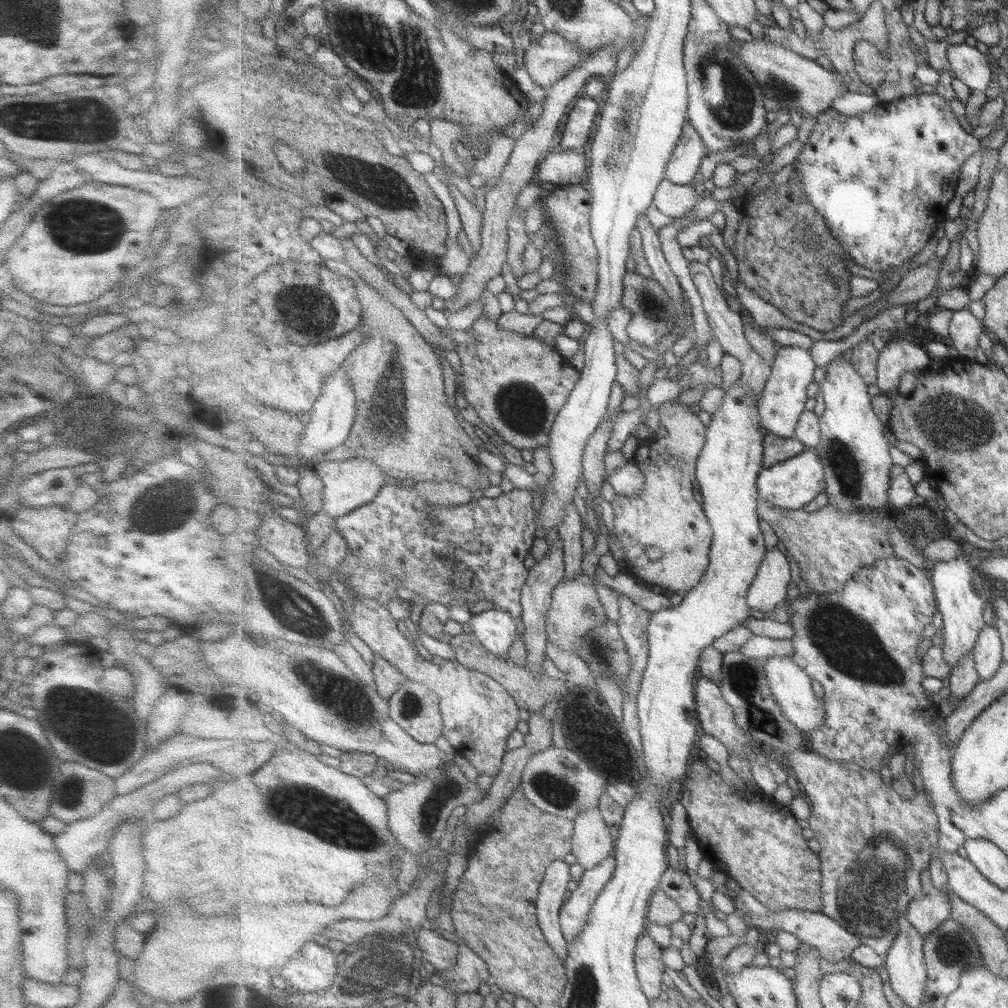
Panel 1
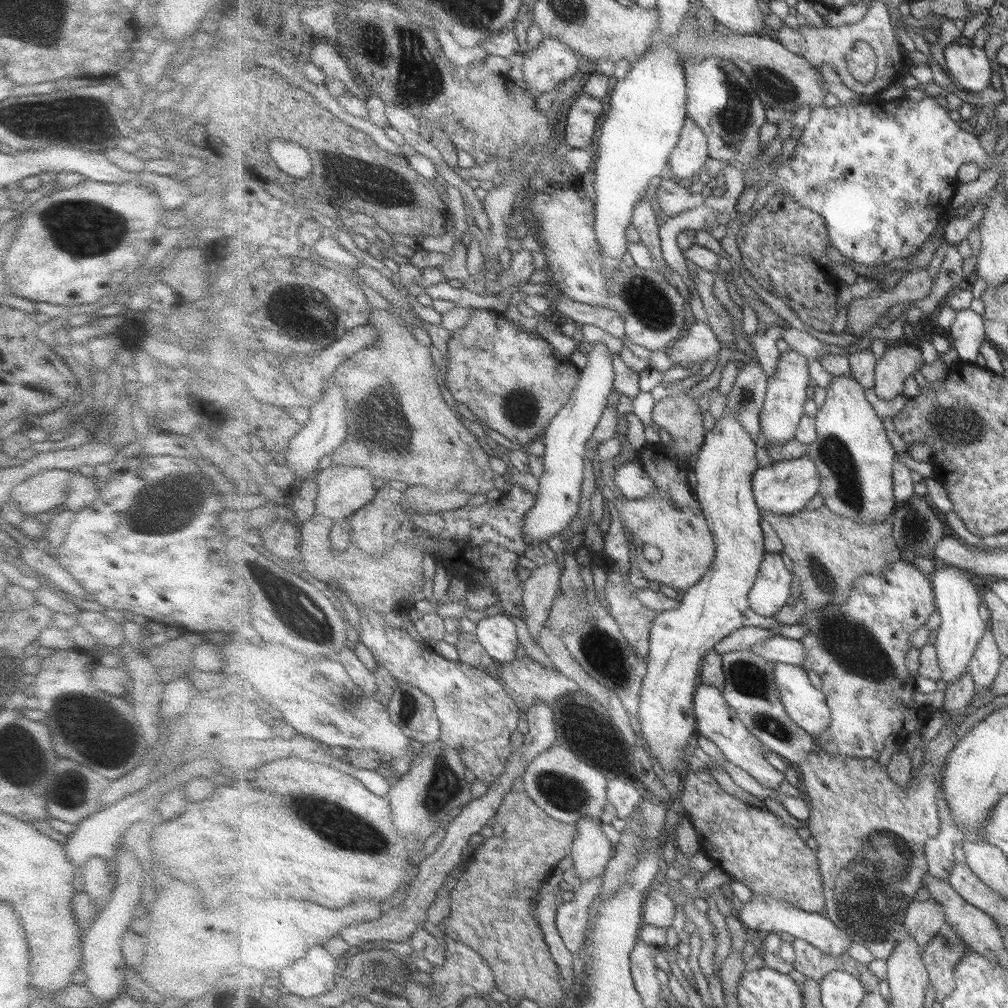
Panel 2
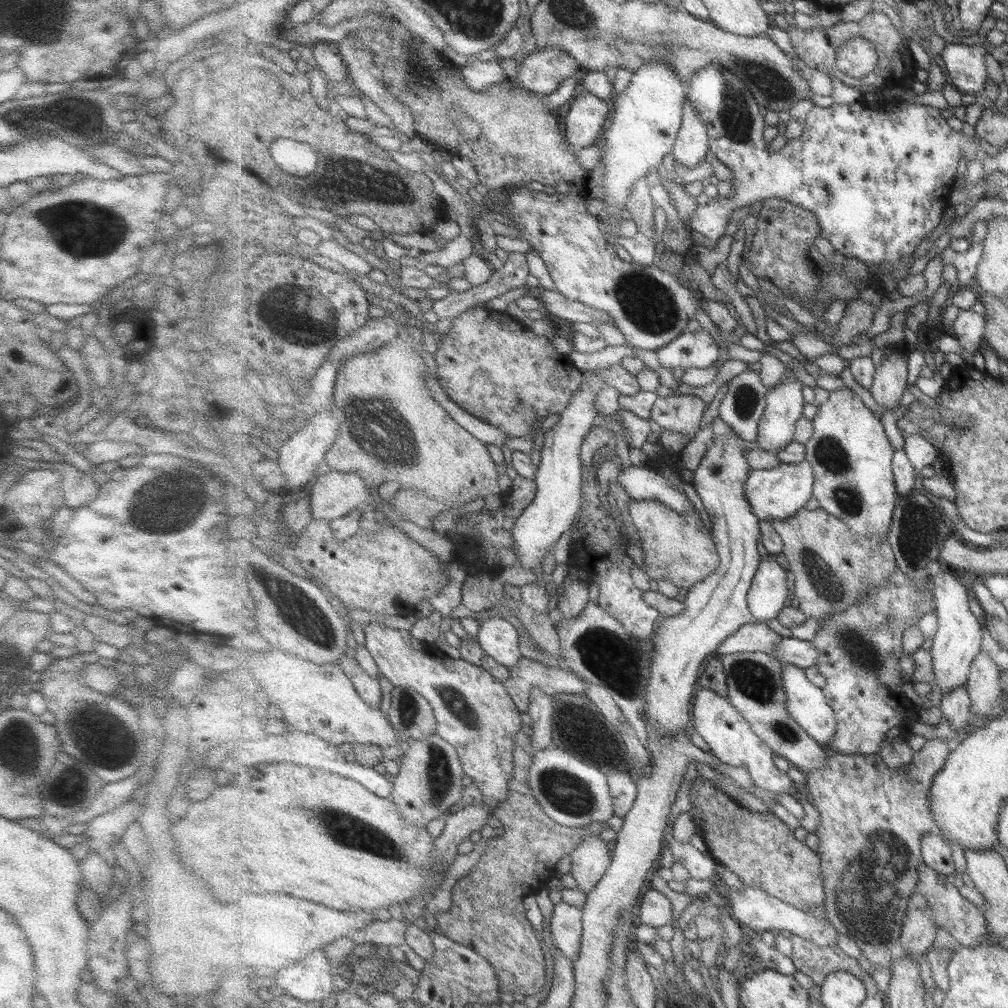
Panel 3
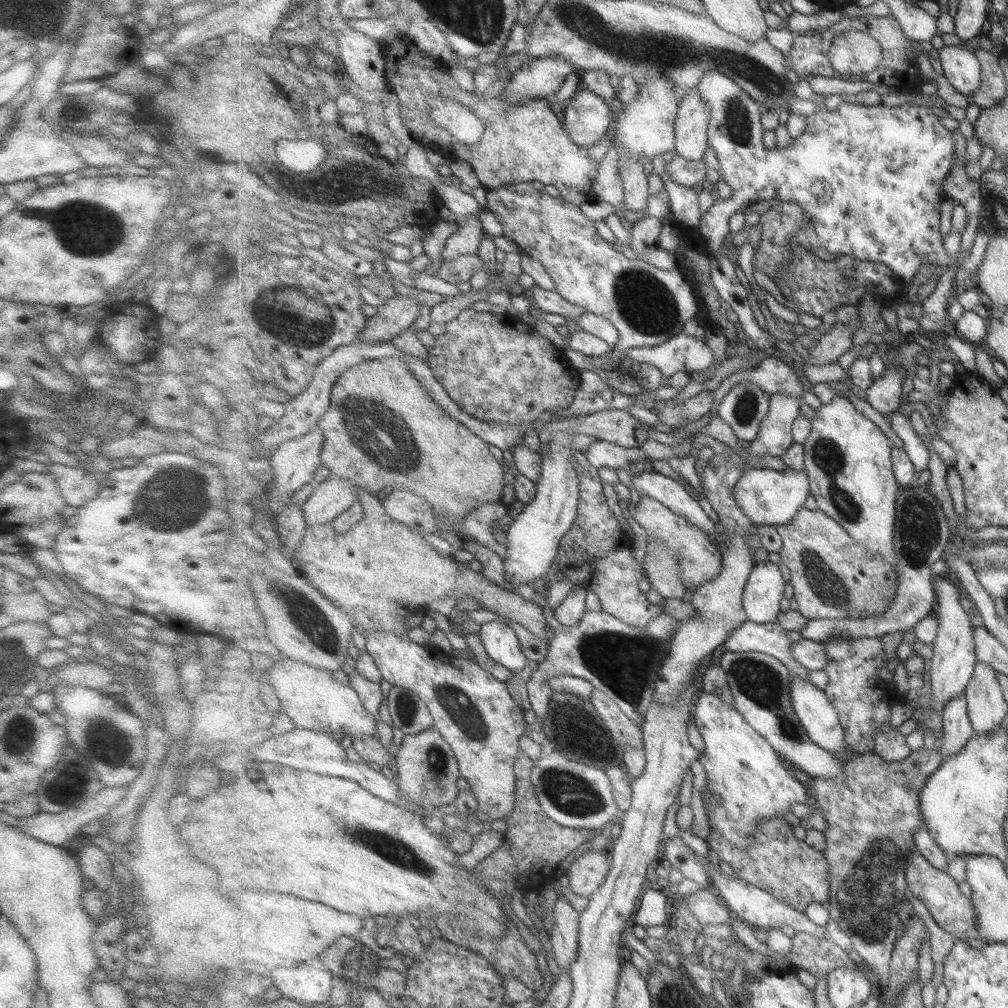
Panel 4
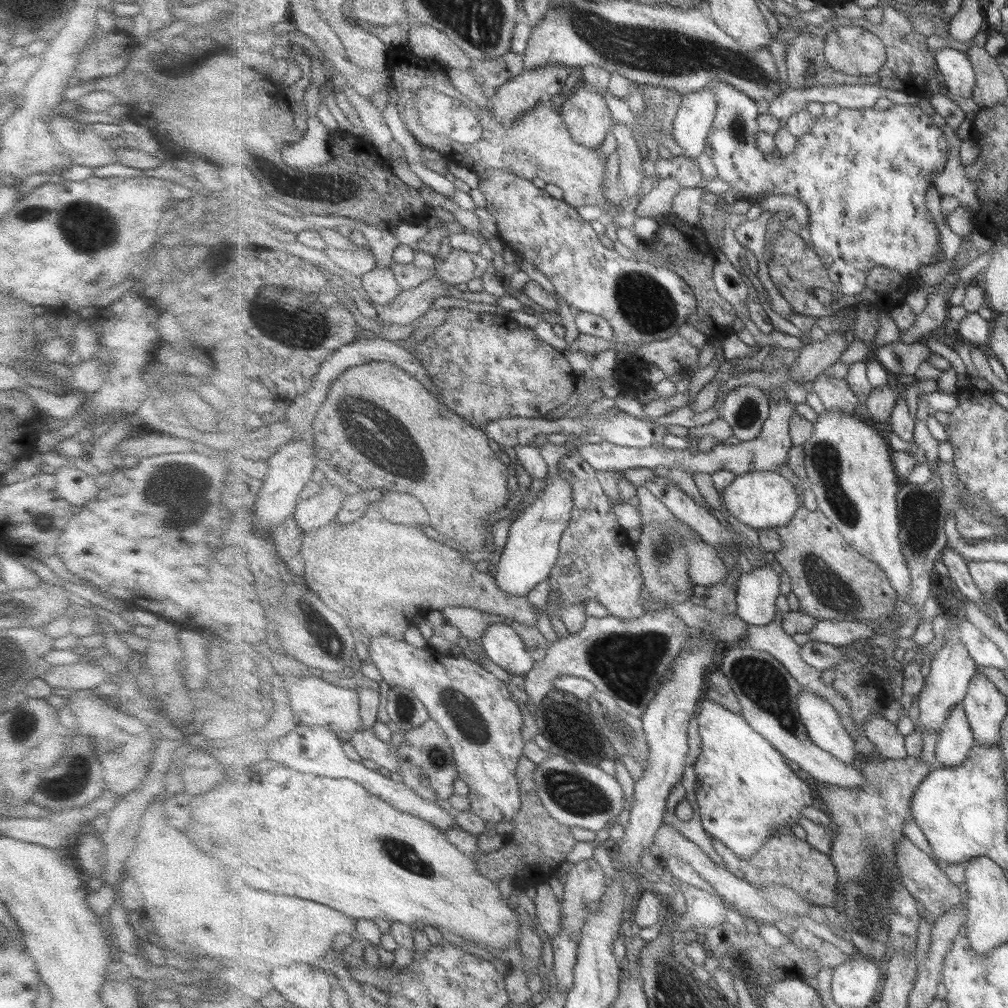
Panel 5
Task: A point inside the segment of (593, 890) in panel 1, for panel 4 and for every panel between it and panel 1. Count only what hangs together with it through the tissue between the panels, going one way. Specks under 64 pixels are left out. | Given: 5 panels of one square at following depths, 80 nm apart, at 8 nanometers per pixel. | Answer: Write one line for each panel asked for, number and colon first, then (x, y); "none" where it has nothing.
2: (573, 920)
3: (566, 925)
4: (564, 935)

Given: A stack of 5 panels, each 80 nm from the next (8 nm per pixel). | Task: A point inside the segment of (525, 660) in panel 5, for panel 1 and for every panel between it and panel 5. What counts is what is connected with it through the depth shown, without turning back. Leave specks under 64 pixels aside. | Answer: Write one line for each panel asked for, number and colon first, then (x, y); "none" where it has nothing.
1: (495, 628)
2: (497, 634)
3: (499, 639)
4: (501, 644)

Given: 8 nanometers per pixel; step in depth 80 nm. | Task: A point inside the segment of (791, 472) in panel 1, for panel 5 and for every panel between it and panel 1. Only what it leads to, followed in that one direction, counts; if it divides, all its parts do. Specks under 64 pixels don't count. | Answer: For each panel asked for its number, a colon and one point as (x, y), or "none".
2: (787, 487)
3: (779, 493)
4: (769, 497)
5: (761, 500)

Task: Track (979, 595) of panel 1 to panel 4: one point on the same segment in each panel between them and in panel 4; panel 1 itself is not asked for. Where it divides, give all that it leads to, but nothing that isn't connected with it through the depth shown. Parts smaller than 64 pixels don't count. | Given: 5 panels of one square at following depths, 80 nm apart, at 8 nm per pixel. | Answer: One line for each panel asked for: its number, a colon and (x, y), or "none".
2: (958, 598)
3: (958, 640)
4: (954, 658)

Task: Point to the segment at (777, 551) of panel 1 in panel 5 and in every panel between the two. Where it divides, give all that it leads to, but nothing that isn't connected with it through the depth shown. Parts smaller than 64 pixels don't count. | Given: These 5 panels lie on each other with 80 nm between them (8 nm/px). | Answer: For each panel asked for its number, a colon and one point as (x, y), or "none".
2: (772, 589)
3: (770, 588)
4: (766, 586)
5: (758, 591)

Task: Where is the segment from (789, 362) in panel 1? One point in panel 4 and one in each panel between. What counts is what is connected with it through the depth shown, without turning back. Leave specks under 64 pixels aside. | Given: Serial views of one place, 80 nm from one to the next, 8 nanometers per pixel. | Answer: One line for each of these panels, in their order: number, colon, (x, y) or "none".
2: (788, 390)
3: (785, 402)
4: (776, 435)

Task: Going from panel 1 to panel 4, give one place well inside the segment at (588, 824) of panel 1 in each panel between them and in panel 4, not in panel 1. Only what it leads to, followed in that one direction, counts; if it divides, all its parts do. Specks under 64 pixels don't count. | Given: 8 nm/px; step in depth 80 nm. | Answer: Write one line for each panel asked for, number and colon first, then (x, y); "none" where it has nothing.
2: (592, 851)
3: (590, 861)
4: (586, 874)

